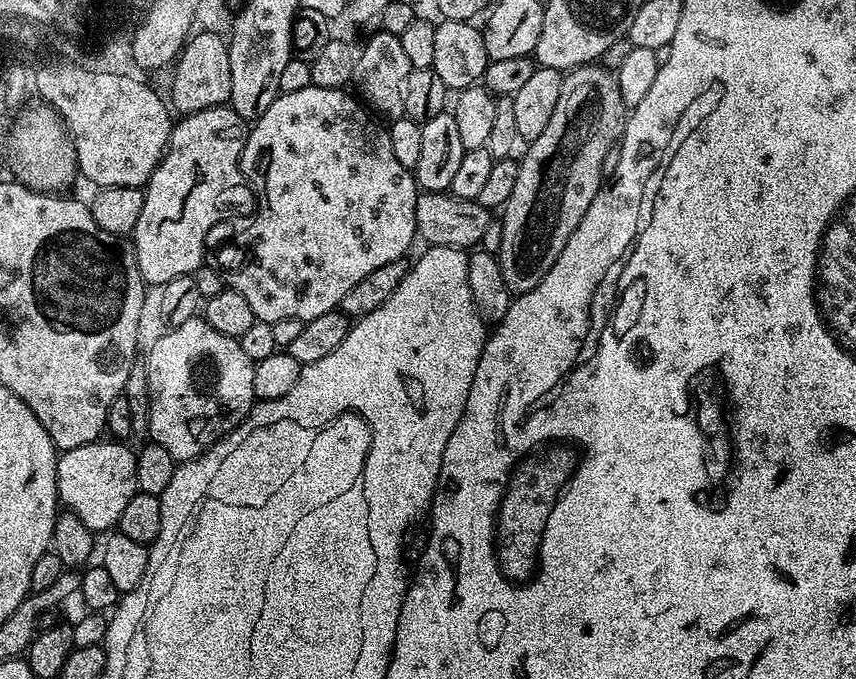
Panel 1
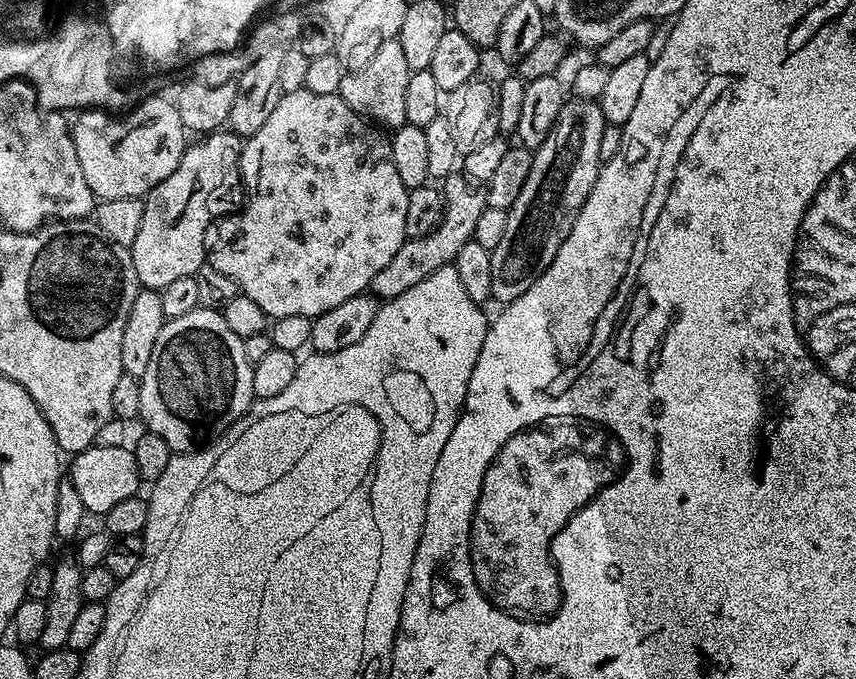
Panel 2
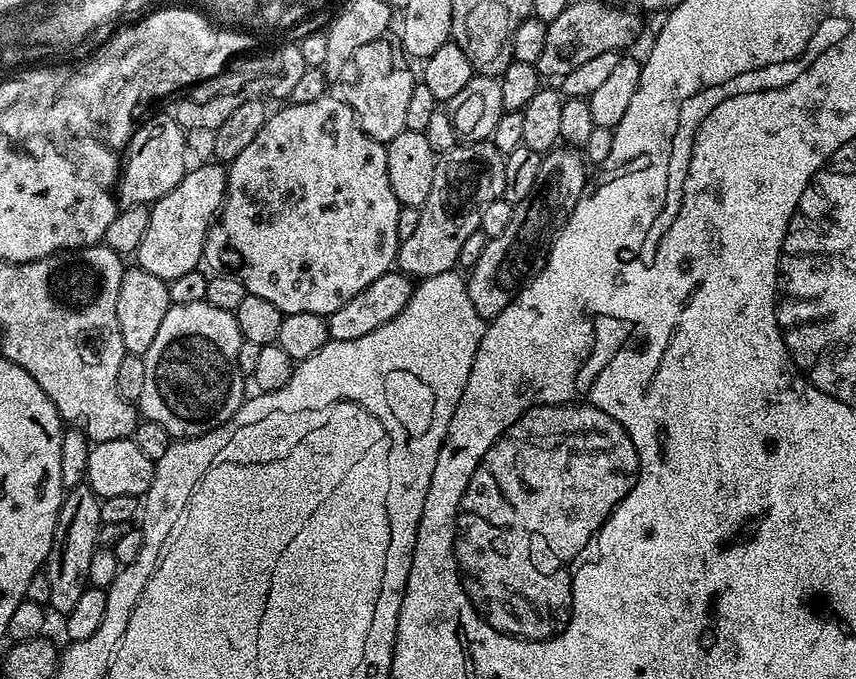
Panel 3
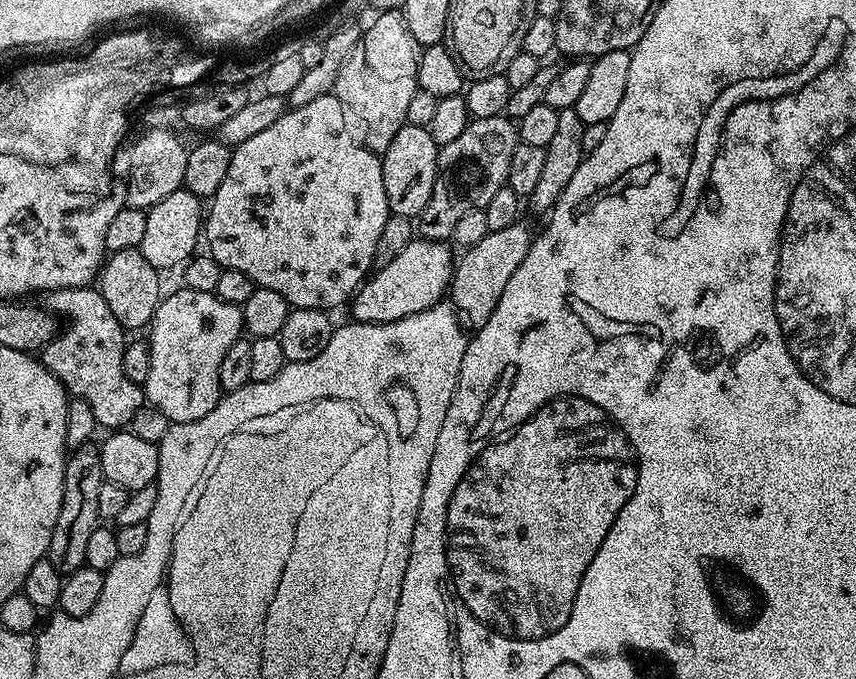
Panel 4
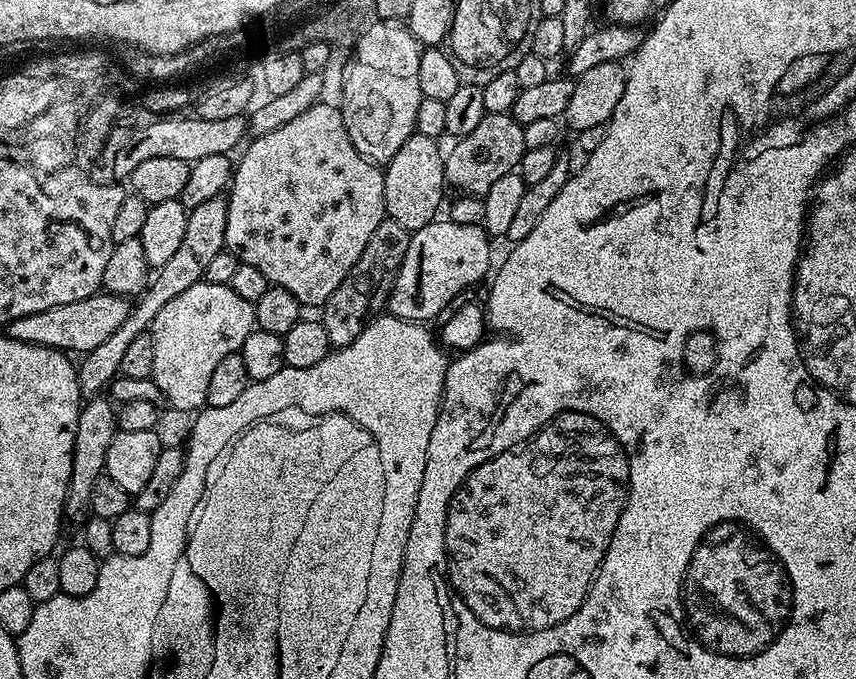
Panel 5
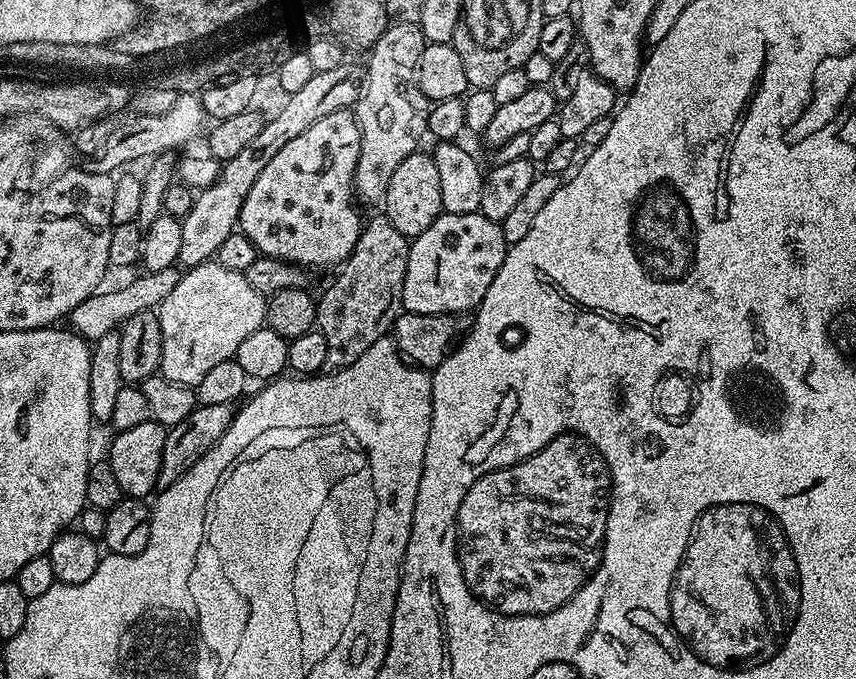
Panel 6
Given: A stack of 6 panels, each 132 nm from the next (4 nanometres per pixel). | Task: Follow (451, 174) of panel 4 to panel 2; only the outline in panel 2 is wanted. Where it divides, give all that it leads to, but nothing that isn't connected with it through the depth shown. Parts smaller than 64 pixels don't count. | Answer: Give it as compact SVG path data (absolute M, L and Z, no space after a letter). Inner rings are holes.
M463 174L443 177L442 184L444 210L437 227L426 236L405 239L398 254L394 254L388 265L374 274L370 292L381 301L393 300L398 294L410 290L410 286L418 286L418 282L434 274L434 270L452 264L458 250L462 250L462 246L466 246L466 242L472 239L474 225L482 215L482 210L488 207L487 191Z

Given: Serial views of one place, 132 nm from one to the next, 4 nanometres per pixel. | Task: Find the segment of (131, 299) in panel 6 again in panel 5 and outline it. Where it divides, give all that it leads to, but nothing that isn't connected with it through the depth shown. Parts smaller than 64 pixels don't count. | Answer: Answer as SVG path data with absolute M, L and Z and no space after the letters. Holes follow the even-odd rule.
M99 291L79 302L66 302L66 306L50 306L50 310L38 310L38 314L26 314L26 318L14 318L6 325L6 334L23 344L37 344L47 348L59 348L65 354L92 352L105 338L110 338L126 322L130 304L123 296Z

